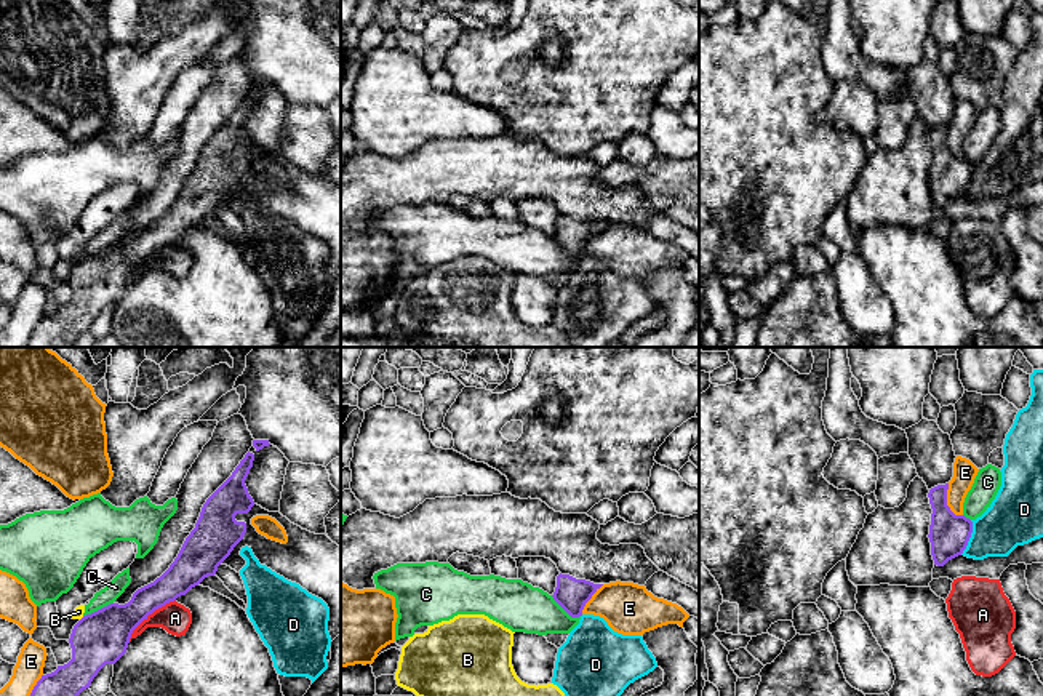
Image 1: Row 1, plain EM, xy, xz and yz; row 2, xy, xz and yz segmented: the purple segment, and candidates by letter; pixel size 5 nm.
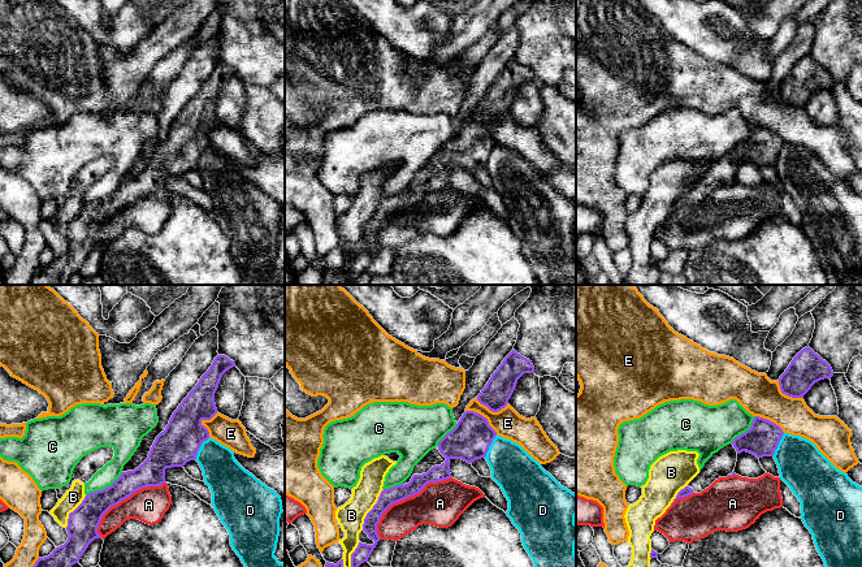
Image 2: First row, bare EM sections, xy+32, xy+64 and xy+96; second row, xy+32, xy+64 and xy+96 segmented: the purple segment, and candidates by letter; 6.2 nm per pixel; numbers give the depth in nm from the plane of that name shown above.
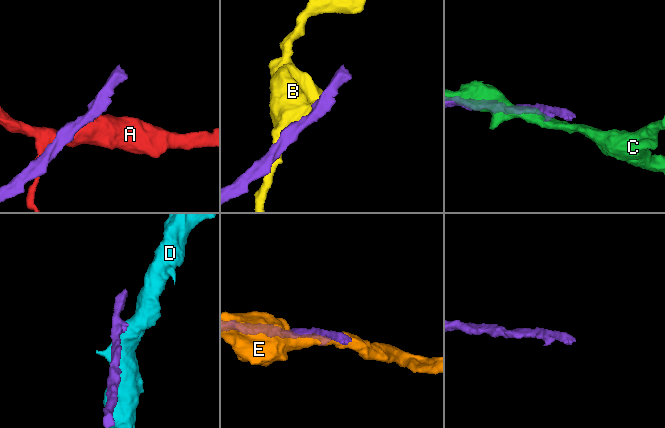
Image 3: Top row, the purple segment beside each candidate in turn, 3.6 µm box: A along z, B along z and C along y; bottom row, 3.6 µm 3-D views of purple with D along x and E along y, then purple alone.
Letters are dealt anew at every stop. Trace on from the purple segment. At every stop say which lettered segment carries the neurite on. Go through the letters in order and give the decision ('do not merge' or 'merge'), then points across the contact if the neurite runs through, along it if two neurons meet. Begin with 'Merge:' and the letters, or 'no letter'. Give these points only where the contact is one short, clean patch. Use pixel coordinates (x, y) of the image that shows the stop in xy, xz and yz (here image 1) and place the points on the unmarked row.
Merge: no letter
A: do not merge
B: do not merge
C: do not merge
D: do not merge; border yz (971, 162), (971, 178), (960, 196)
E: do not merge

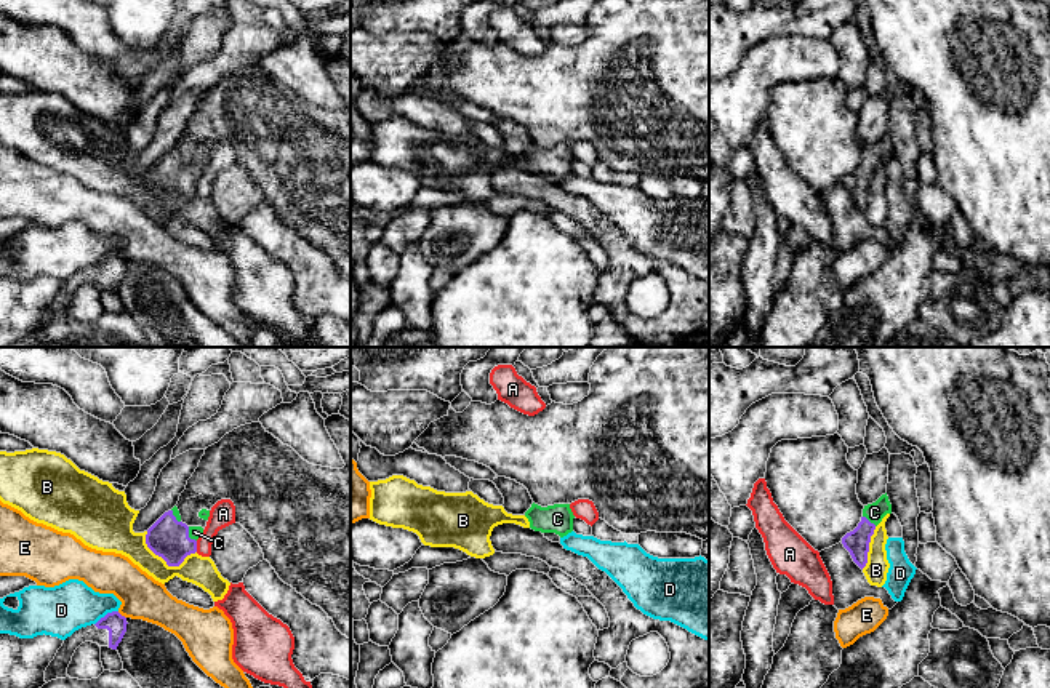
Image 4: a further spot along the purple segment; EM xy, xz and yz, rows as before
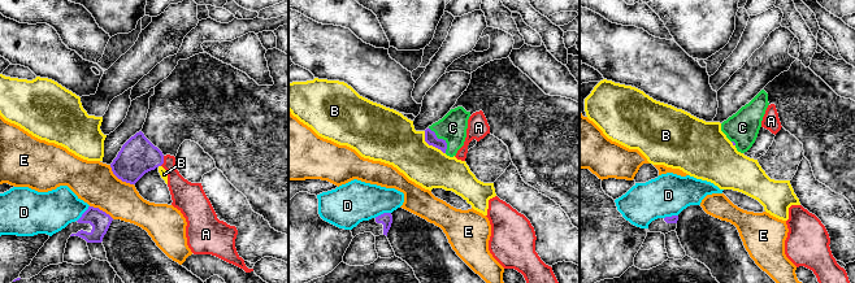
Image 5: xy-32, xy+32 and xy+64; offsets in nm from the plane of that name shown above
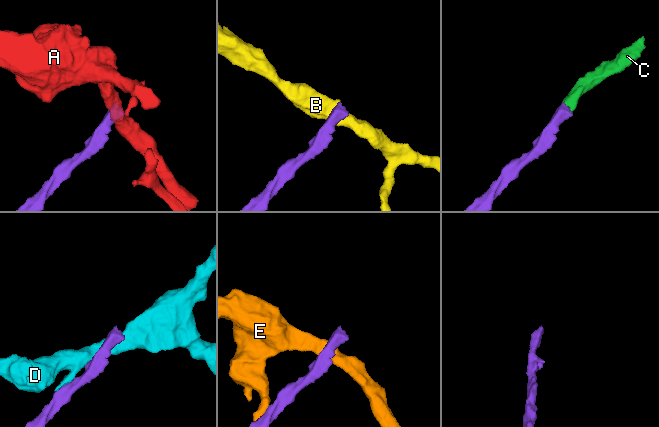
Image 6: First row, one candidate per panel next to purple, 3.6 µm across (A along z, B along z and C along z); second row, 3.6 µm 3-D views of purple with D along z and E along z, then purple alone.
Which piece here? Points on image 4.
Merge: C
A: do not merge; border xy (196, 183), (197, 192)
B: do not merge; border xy (146, 173), (146, 186), (168, 207), (178, 207), (196, 194)
C: merge; way xy (167, 180), (188, 176), (194, 173)
D: do not merge
E: do not merge

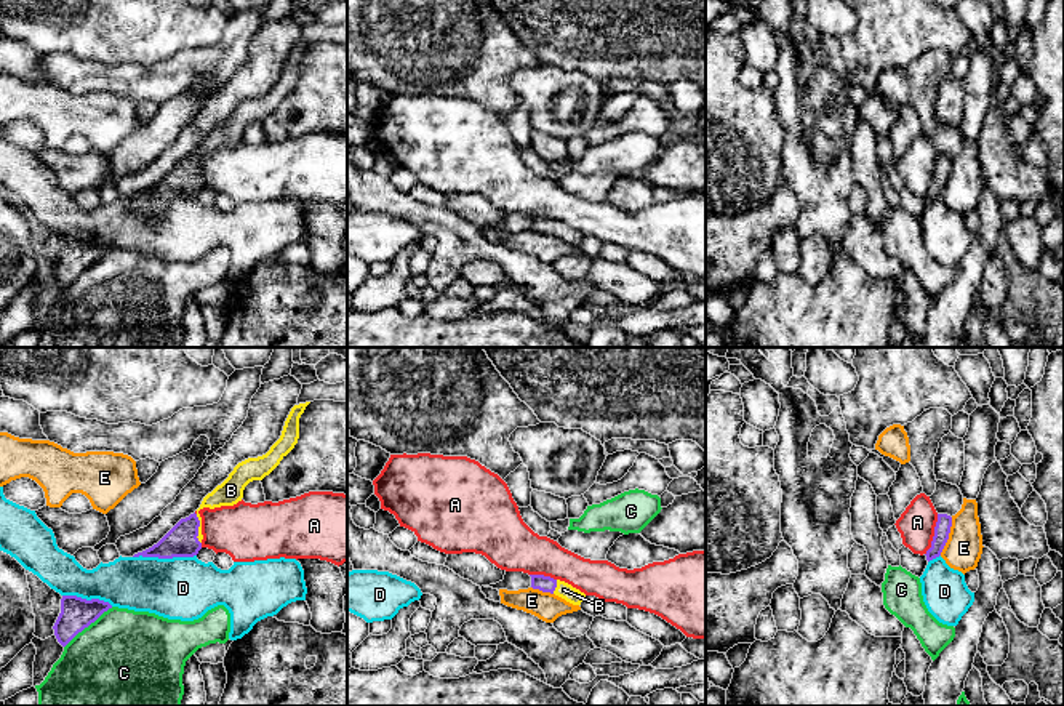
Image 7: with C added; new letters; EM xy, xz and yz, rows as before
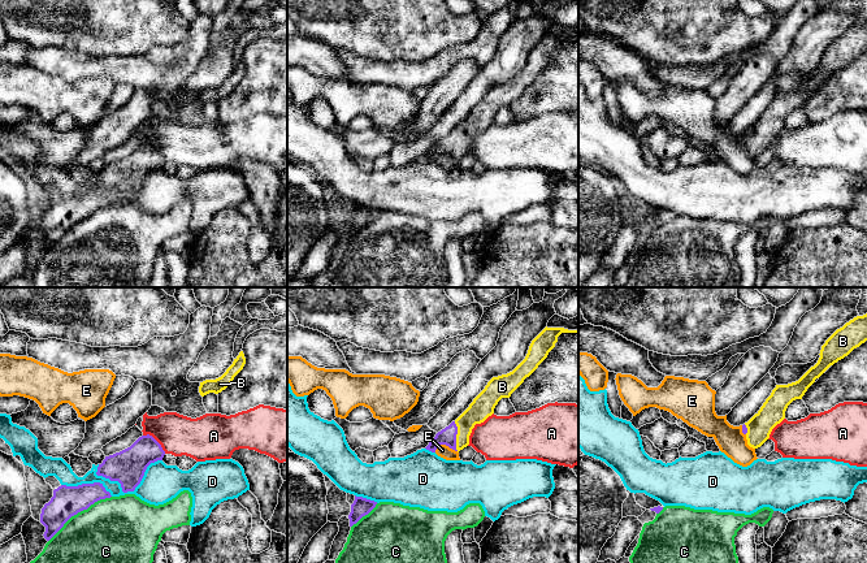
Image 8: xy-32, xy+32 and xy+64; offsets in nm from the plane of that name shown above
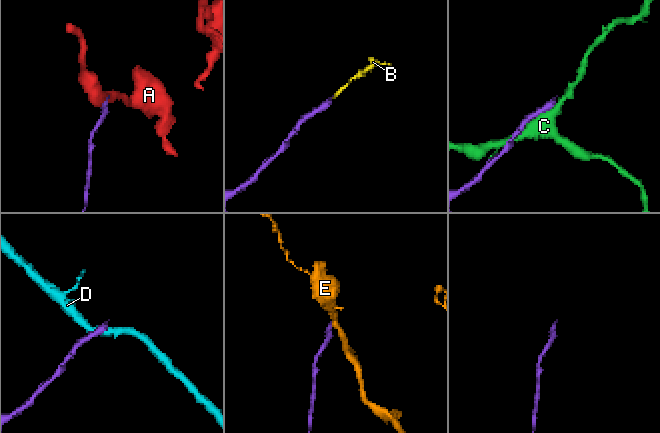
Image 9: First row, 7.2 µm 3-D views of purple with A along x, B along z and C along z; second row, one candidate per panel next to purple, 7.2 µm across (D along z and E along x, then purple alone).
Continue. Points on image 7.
Merge: B
A: do not merge
B: merge; way xy (181, 183), (197, 170), (197, 152), (229, 133)
C: do not merge
D: do not merge
E: do not merge; border yz (952, 159), (949, 180), (940, 196)

